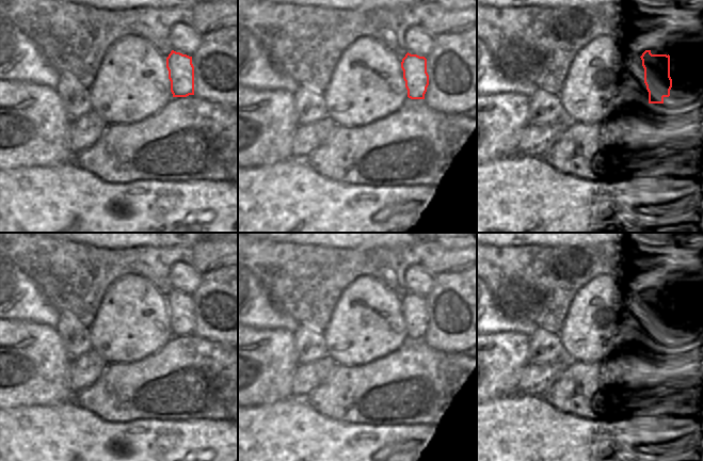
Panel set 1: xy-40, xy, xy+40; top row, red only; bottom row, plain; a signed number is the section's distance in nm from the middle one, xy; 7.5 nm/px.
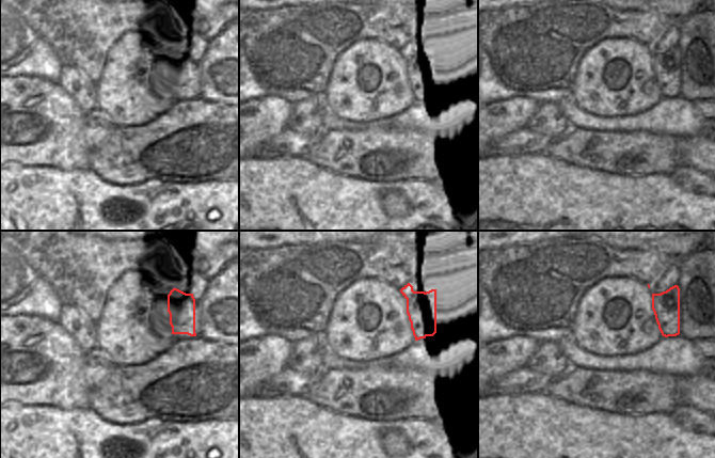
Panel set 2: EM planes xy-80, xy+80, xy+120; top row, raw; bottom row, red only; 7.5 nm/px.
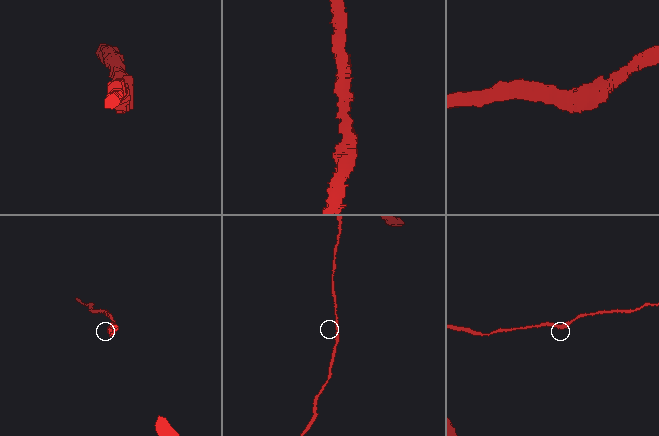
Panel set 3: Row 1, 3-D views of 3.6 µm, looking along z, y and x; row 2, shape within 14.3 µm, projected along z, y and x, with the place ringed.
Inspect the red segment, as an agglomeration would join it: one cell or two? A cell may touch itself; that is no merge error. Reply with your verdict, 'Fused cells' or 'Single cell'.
Single cell

